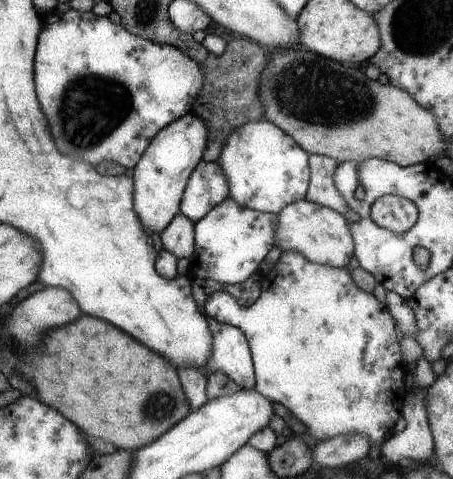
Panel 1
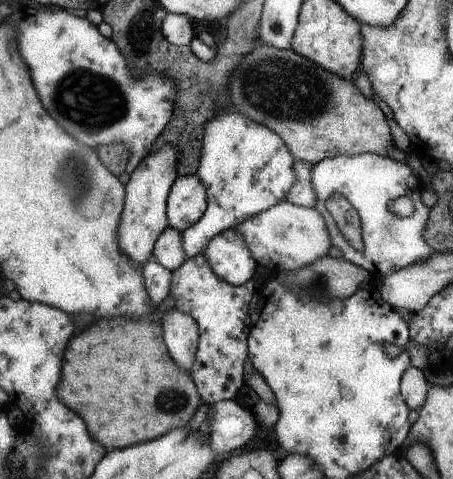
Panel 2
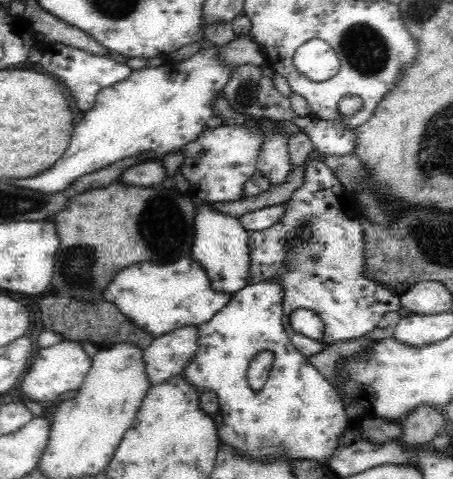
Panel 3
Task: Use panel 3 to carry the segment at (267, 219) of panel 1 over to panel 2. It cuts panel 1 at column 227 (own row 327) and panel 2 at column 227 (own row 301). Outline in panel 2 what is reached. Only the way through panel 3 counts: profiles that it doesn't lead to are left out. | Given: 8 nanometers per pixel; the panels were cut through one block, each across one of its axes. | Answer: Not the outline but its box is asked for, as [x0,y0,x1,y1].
[201,228,257,288]

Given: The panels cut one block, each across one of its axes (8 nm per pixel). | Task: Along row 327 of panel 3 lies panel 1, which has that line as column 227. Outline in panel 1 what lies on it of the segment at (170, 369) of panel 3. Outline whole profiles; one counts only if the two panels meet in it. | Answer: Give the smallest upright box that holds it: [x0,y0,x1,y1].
[179,162,229,222]

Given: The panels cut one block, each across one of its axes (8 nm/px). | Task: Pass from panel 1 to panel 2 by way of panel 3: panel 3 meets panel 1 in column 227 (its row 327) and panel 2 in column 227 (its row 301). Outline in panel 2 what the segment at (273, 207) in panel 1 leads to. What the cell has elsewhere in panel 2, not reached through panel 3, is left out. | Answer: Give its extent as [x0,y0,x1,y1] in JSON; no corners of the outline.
[181,102,295,260]

